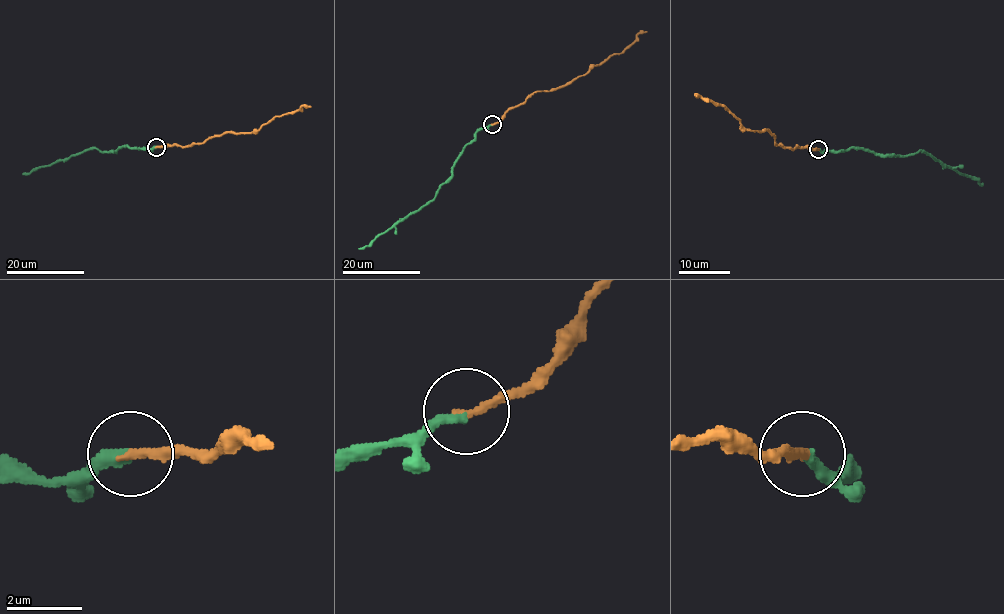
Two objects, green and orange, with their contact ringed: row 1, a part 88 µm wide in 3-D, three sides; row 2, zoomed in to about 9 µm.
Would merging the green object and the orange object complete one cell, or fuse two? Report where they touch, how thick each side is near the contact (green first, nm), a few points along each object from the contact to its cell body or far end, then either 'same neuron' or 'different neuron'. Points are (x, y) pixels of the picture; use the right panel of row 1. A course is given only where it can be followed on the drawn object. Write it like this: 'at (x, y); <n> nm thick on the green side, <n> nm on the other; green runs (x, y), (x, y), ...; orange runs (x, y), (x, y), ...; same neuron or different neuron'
at (818, 149); 280 nm thick on the green side, 240 nm on the other; green runs (819, 149), (835, 152), (862, 148), (875, 154), (900, 156), (925, 152), (942, 165), (973, 176), (982, 185); orange runs (819, 149), (776, 145), (775, 136), (768, 130), (745, 130), (728, 109), (696, 96); same neuron

